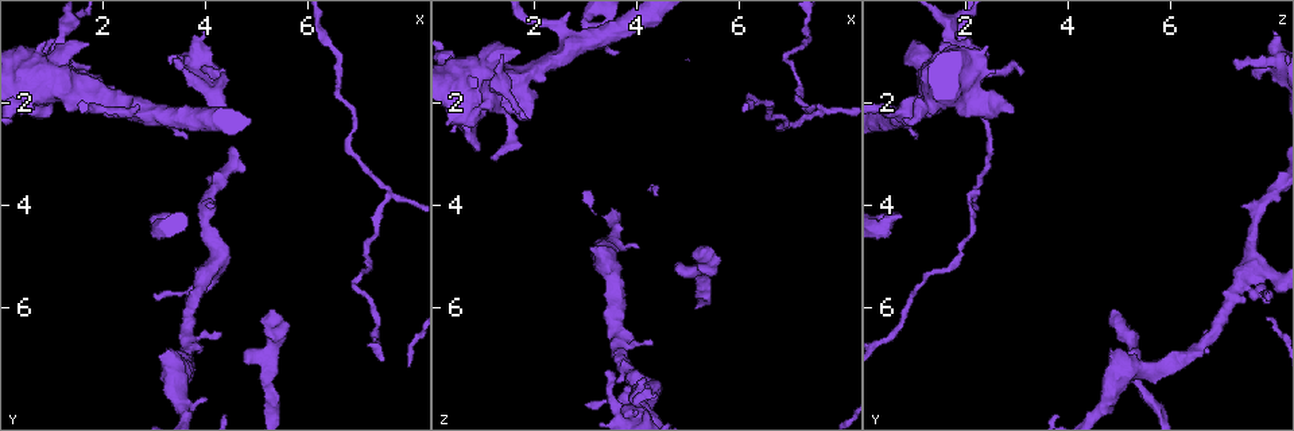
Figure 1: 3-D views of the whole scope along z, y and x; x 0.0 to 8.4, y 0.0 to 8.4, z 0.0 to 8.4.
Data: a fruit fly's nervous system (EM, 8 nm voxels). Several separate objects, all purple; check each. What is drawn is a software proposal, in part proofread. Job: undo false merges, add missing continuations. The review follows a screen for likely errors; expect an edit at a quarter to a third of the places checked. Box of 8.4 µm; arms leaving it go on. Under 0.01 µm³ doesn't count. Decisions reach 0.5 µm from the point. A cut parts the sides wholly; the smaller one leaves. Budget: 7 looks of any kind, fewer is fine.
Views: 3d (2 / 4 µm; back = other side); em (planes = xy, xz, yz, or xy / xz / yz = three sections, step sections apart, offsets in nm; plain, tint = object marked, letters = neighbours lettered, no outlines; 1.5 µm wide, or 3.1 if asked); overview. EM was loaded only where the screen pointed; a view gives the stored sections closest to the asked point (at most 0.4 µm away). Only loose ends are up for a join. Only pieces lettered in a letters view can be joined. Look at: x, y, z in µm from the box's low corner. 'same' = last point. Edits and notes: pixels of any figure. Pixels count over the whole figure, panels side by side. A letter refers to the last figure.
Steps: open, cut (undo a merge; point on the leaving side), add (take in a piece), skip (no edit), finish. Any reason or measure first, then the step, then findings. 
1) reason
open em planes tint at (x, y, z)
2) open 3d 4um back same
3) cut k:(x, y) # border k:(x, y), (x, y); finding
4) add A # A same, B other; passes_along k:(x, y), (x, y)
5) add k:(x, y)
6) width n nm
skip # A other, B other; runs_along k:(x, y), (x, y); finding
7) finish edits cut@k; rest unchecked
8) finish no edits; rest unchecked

free end
open em xy step 4 letters at (4.00, 7.80, 4.85)

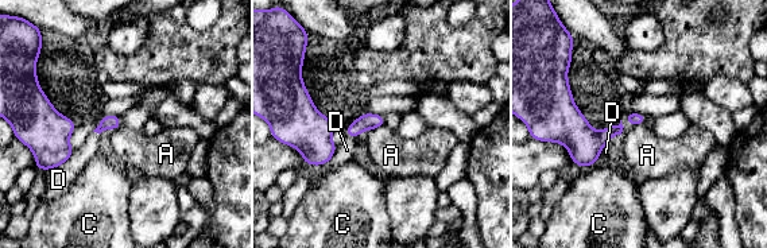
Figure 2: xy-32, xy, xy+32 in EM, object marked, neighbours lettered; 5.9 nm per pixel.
open em planes letters same

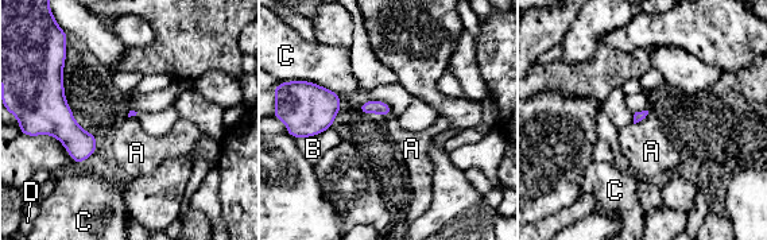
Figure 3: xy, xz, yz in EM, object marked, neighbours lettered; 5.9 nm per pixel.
skip # A other, B other, C other, D other; border 3:(649, 111), (634, 124); no lettered piece goes on from it

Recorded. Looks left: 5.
sharp bend
open 3d 2um back at (7.60, 3.75, 2.15)

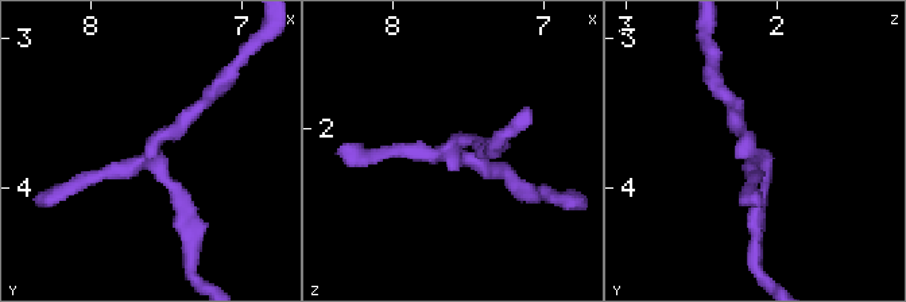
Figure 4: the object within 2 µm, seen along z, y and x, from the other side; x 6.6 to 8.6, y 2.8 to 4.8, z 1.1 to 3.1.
need the tissue
open em planes letters at (7.60, 3.74, 2.18)

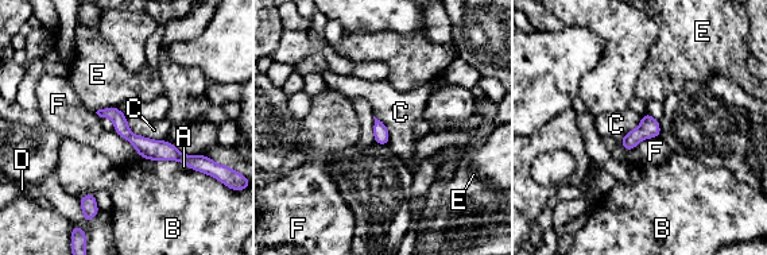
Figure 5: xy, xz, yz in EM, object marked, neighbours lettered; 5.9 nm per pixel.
skip # A other, B other, C other, D other, E other, F other; runs_along 5:(101, 112), (148, 149), (198, 158); one neuron here

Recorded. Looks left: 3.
long arm stops here
open 3d 4um back at (3.30, 4.15, 0.55)

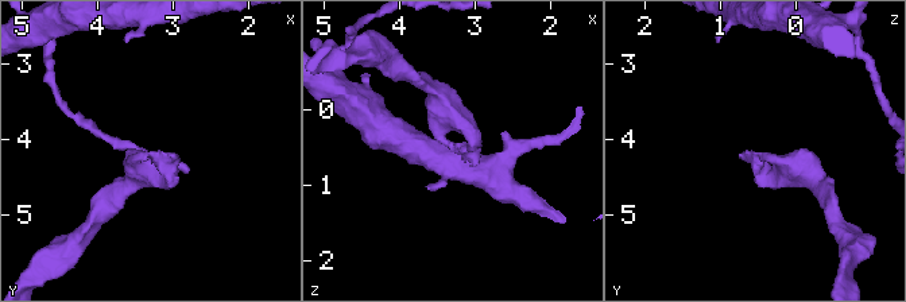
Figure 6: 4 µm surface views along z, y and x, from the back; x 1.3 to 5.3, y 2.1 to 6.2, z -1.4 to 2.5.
shape alone is not enough
open em xz step 4 tint at (3.35, 4.15, 0.55)

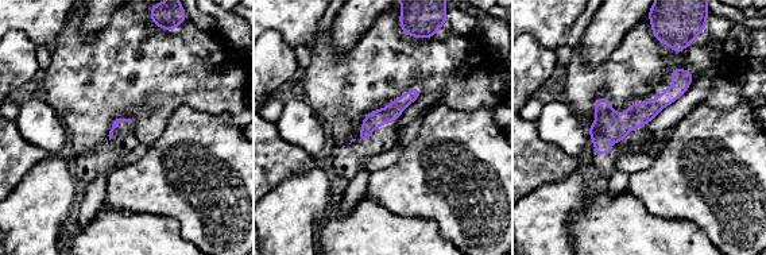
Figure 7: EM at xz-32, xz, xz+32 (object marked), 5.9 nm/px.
open em yz step 4 letters same

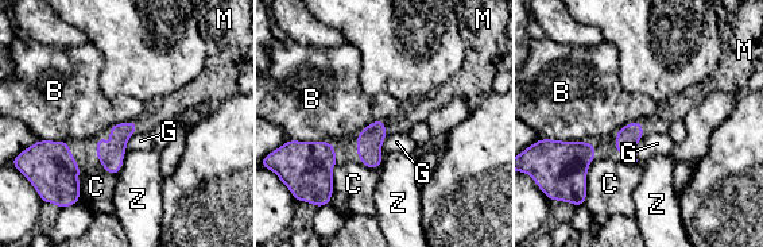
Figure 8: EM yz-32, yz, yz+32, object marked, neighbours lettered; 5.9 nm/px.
add M # B other, C other, G other, M same, Z other; it goes on there

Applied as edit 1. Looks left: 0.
finish edits add@8; rest unchecked

